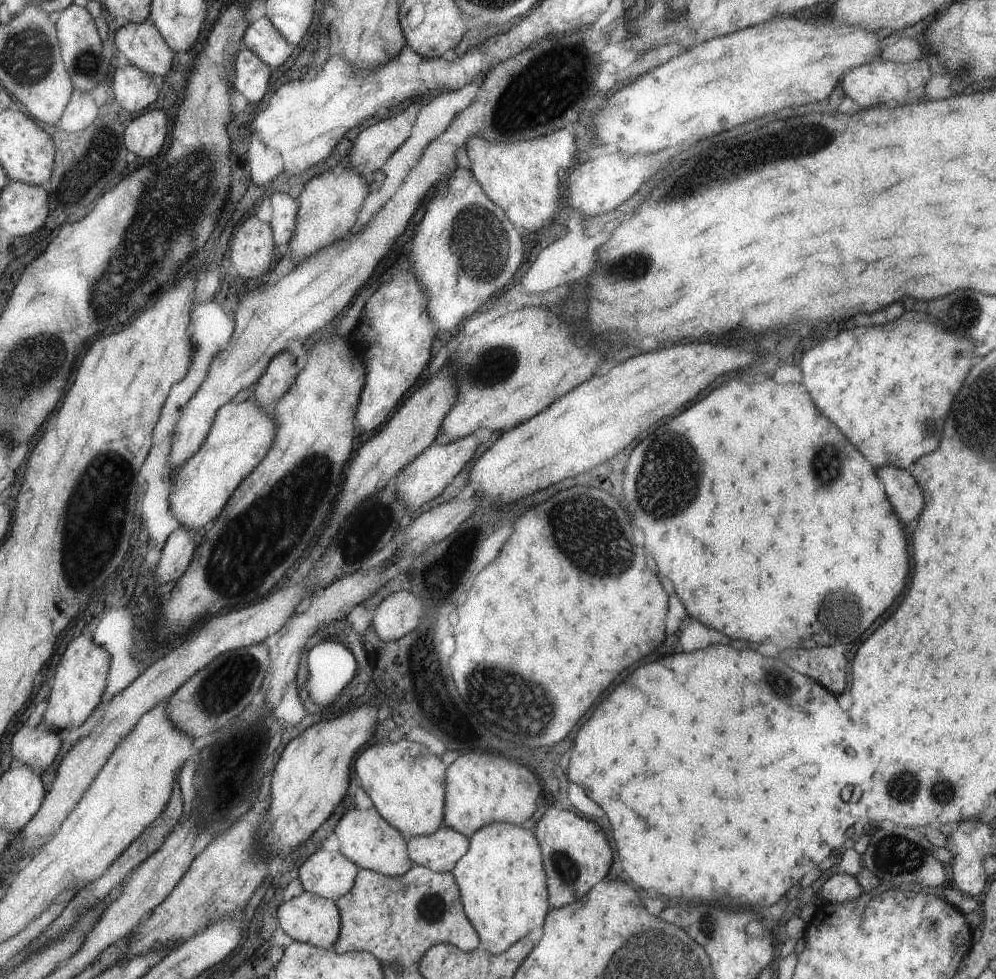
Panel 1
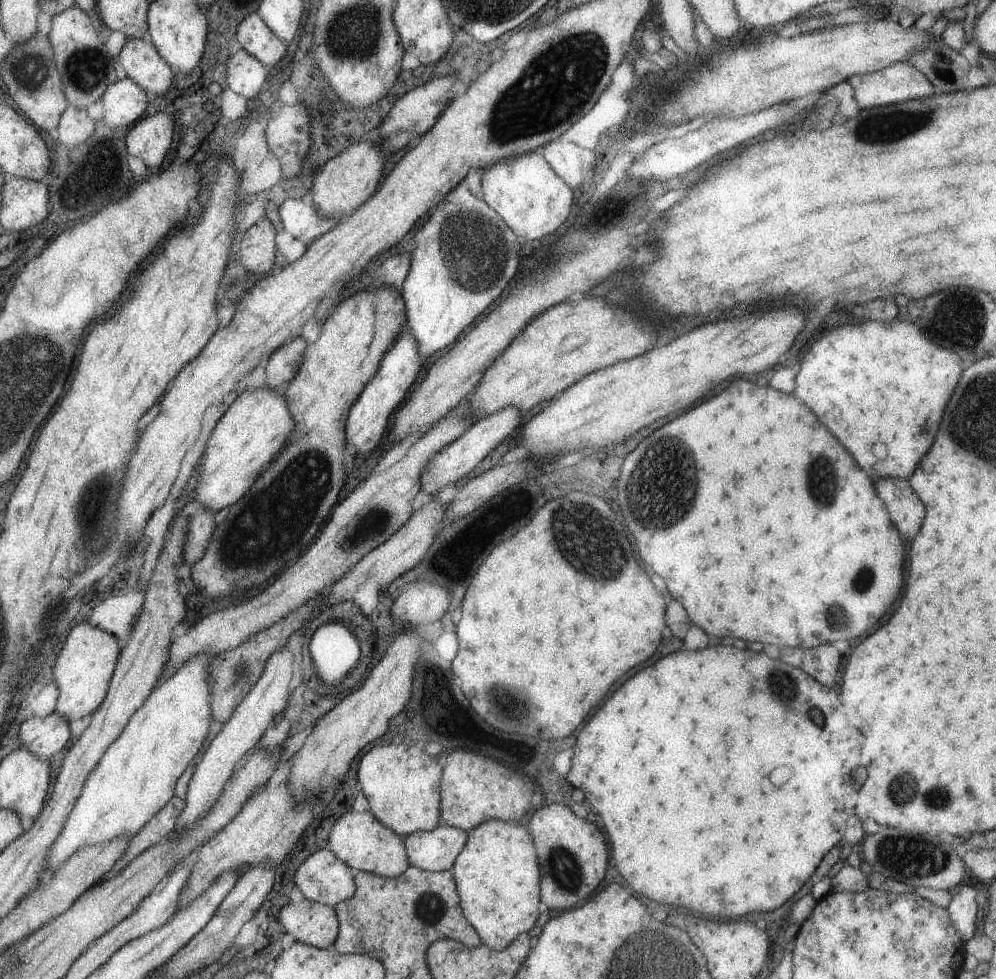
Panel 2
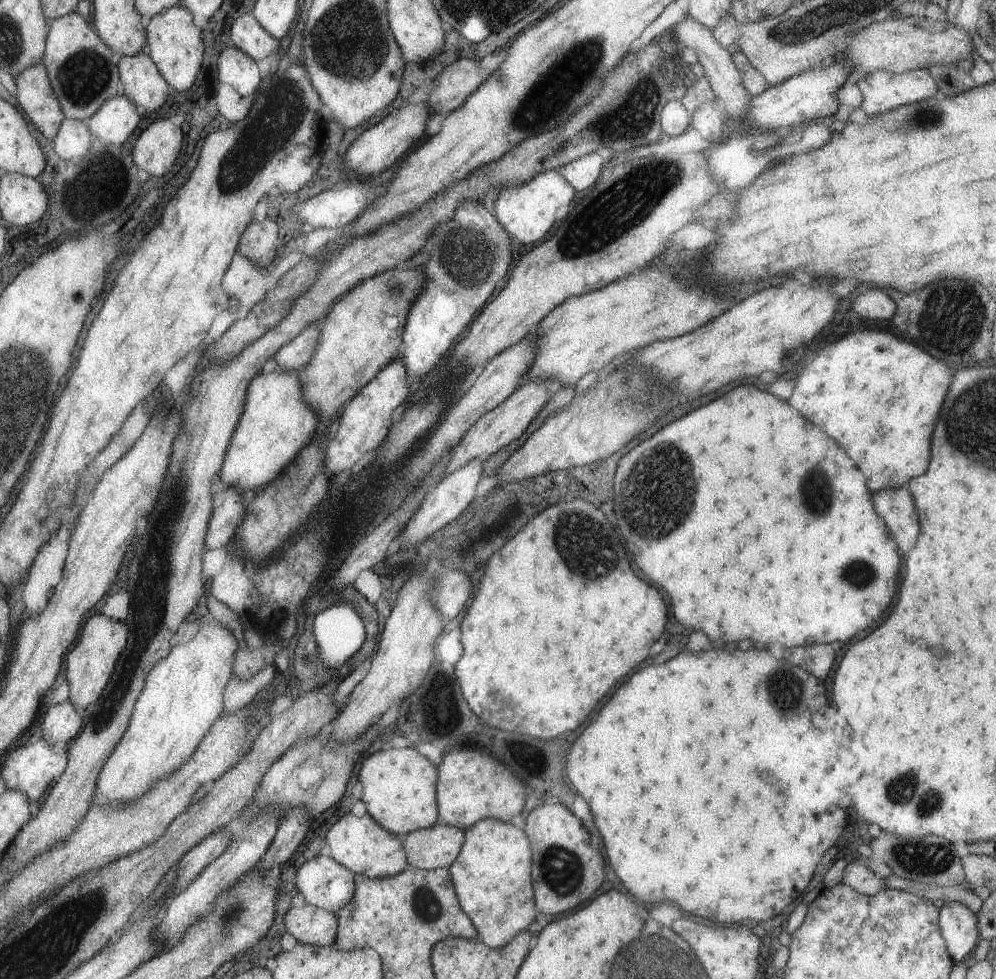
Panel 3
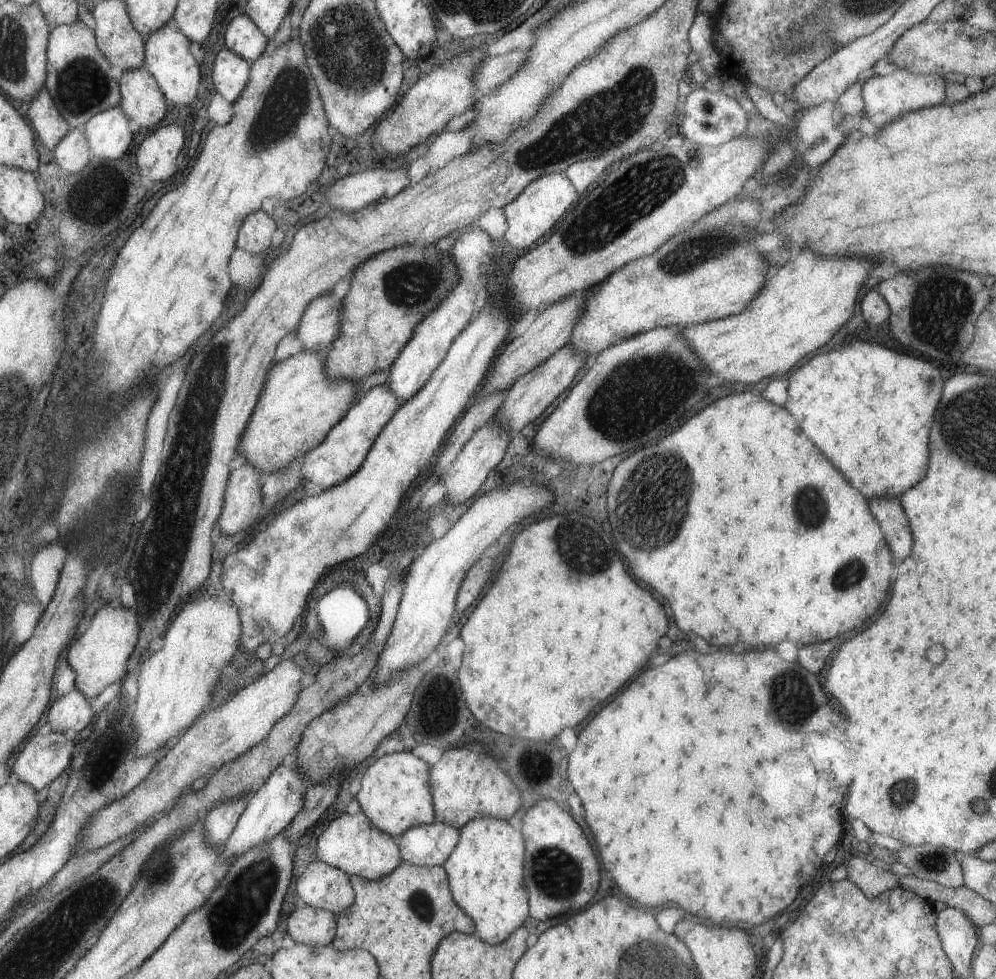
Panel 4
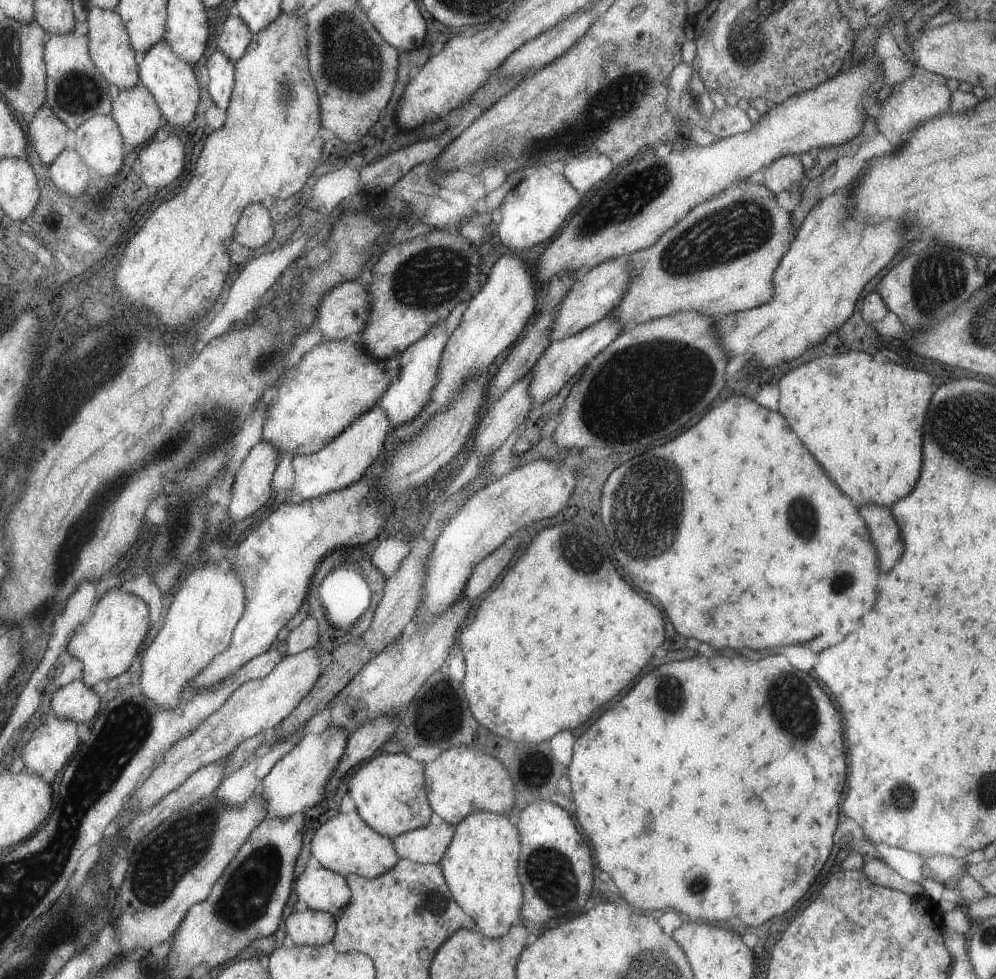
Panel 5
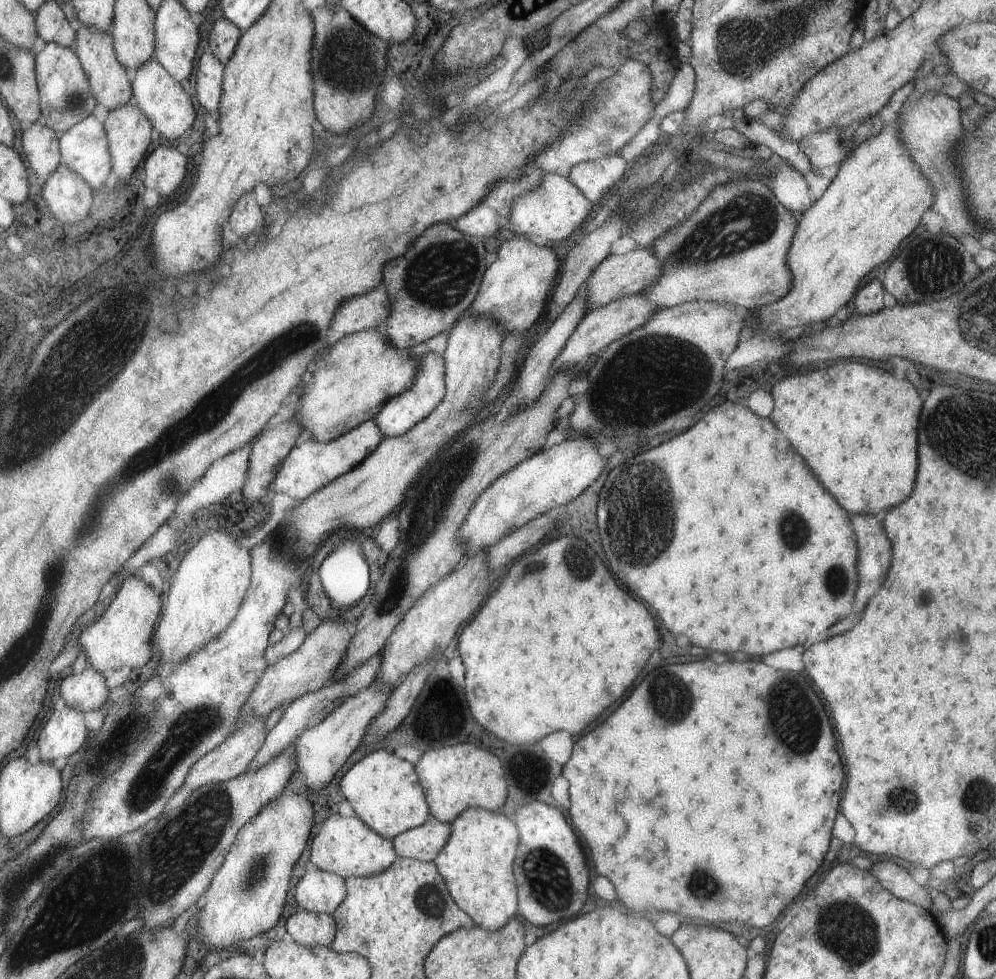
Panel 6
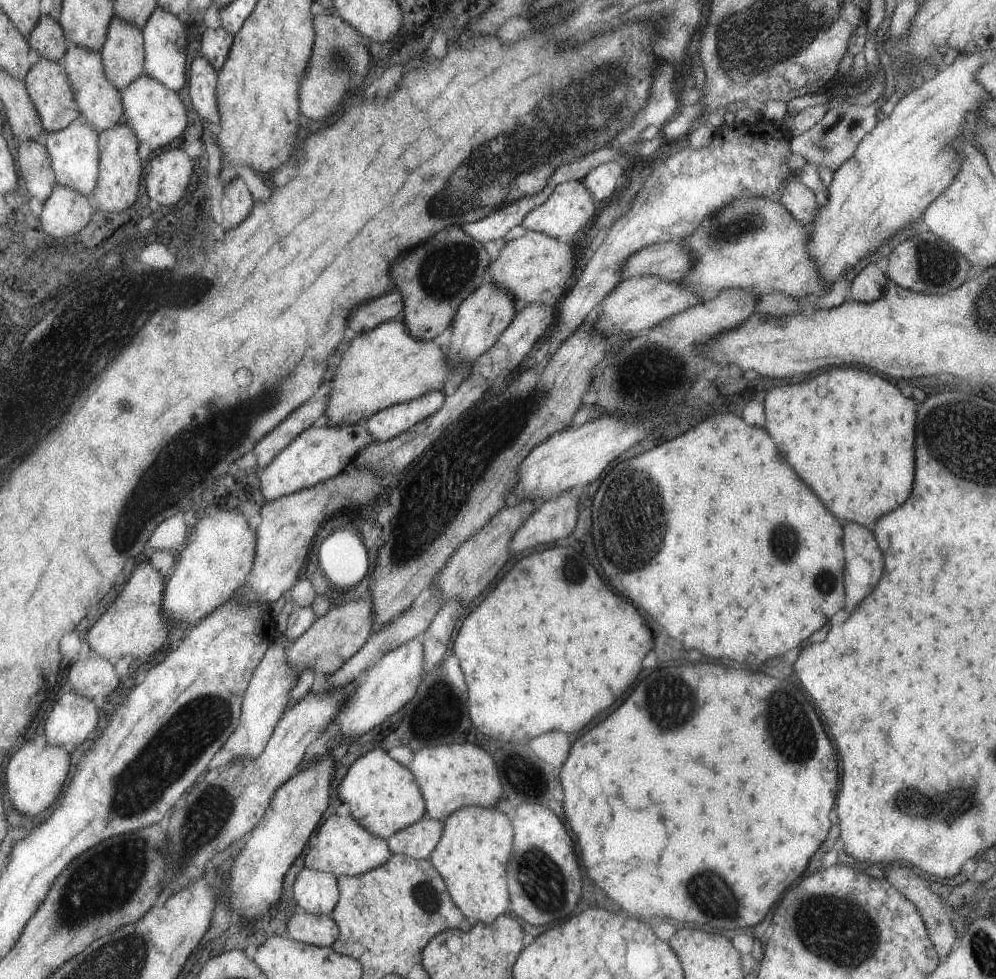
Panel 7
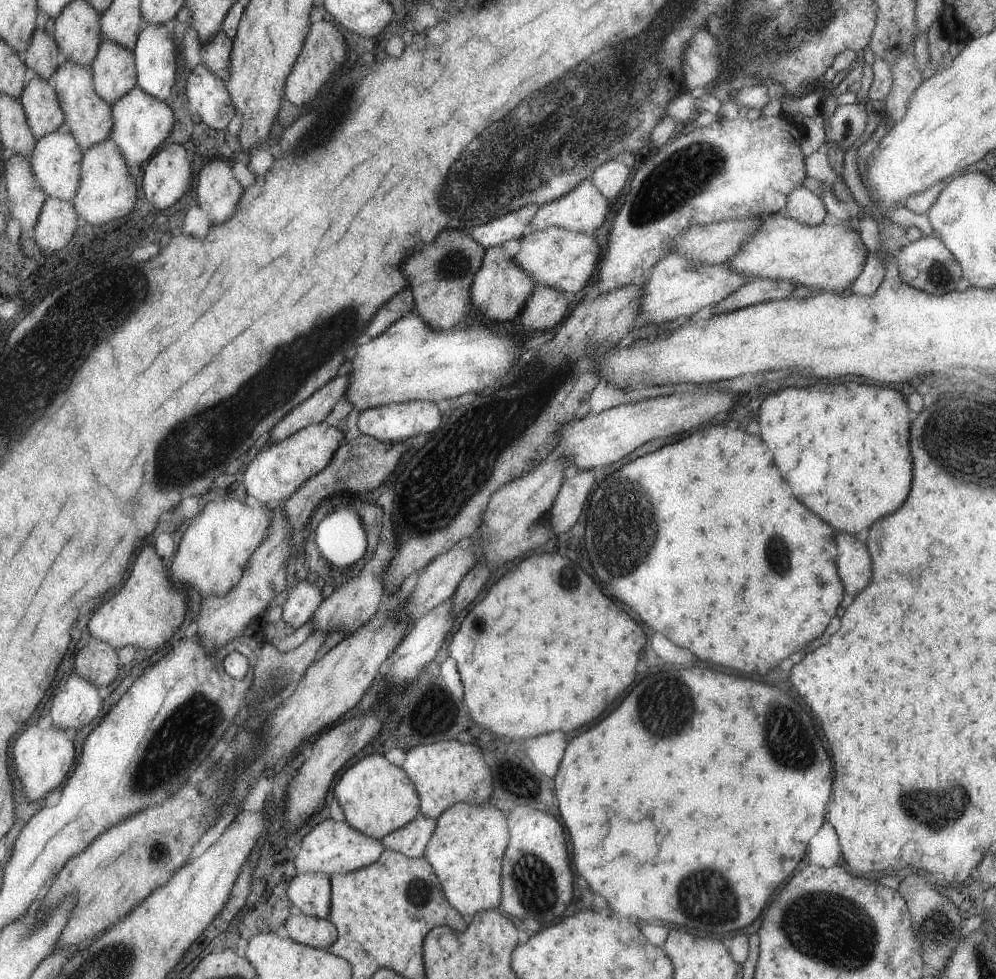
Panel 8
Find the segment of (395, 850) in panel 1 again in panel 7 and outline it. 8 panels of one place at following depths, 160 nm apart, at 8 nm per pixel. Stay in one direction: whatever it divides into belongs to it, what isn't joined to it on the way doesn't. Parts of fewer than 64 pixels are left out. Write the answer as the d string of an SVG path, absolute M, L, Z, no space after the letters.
M331 814L319 824L313 838L315 840L313 840L313 844L305 856L304 866L314 871L331 873L337 878L340 875L356 877L366 873L384 865L393 854L389 850L386 839L367 832L350 814L342 817Z

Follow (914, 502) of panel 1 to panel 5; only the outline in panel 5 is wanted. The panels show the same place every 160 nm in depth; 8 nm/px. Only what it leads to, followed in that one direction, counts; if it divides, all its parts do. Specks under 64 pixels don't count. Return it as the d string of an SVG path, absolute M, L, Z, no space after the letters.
M869 504L869 506L861 506L859 514L865 520L867 528L871 530L871 540L879 556L881 572L891 570L901 558L901 550L903 550L903 542L891 512L885 506Z

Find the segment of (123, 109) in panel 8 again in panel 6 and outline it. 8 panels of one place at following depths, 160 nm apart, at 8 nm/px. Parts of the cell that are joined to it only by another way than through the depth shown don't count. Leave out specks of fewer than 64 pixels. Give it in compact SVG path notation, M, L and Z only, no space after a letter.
M147 59L135 70L131 70L130 81L133 96L131 101L138 106L159 135L167 140L175 140L185 130L191 128L191 124L195 120L195 110L193 110L189 95L185 93L184 83L171 77L161 64L153 59Z

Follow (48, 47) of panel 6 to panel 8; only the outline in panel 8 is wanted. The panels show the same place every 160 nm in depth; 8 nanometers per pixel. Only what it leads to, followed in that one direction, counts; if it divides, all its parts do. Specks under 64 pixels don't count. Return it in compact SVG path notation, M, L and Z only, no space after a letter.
M28 74L18 102L35 140L63 128L63 114L57 102L57 94L43 78Z

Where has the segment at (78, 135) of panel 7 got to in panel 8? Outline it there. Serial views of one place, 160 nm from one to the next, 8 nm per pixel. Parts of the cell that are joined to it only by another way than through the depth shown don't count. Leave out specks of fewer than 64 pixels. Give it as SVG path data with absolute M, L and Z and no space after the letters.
M64 128L35 140L33 152L29 156L29 168L37 188L46 197L57 198L57 200L63 200L63 202L73 198L73 194L77 192L79 162L81 162L82 154L83 151L79 150L77 142L74 142L71 134Z

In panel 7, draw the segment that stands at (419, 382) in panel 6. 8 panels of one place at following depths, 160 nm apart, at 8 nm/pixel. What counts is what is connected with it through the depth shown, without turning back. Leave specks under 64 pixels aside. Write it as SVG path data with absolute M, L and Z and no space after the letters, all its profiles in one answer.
M434 390L419 398L399 403L377 411L364 420L366 429L376 441L388 441L398 437L417 421L432 415L443 404L443 390Z

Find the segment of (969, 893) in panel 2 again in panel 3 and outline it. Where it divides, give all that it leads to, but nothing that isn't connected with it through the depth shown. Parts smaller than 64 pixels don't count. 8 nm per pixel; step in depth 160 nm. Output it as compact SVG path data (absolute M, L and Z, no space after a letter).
M949 901L939 909L937 920L953 962L966 962L980 939L976 914L961 901Z

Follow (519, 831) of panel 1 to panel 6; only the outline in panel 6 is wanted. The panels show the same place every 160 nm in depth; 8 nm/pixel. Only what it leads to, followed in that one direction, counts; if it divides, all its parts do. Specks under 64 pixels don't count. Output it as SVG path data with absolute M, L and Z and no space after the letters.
M473 807L461 811L450 825L451 834L445 846L441 847L439 854L432 860L433 864L443 877L455 904L473 919L474 924L488 931L499 930L511 917L515 916L517 910L517 887L512 869L518 845L517 827L500 812L492 813Z

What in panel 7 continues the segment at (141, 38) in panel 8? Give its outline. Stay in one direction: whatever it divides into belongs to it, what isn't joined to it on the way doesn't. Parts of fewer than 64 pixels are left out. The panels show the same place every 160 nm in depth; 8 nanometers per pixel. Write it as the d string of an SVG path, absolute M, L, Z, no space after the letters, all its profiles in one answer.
M155 7L155 10L149 15L147 22L141 28L144 40L143 73L153 77L155 81L159 81L166 86L166 89L172 91L179 91L185 84L187 28L178 19L178 15L174 15L161 7Z

